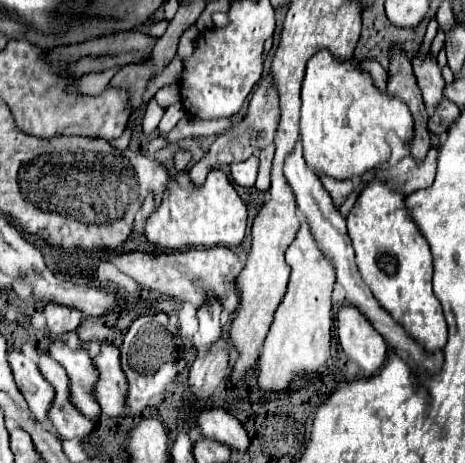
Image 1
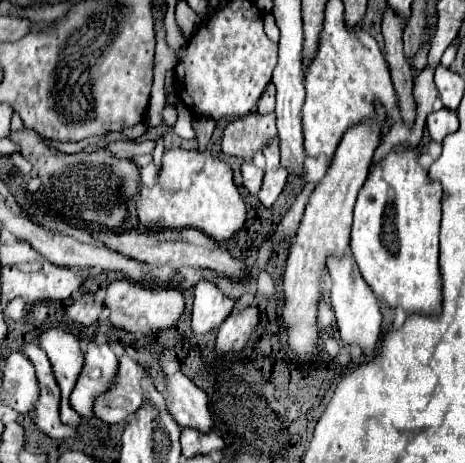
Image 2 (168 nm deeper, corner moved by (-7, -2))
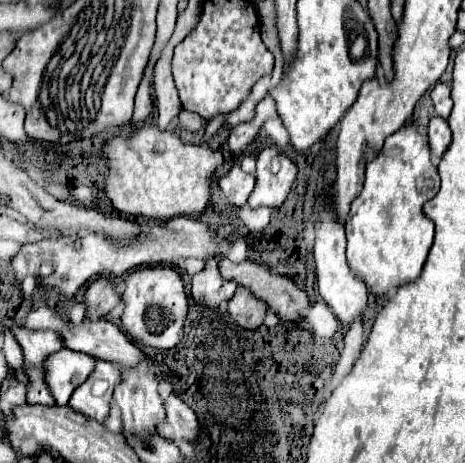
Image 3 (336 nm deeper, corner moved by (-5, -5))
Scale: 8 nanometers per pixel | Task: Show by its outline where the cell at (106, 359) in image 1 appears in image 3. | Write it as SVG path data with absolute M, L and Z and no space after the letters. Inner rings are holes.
M60 349L44 361L44 381L56 405L68 405L74 387L82 385L88 379L94 363L94 357L70 349Z

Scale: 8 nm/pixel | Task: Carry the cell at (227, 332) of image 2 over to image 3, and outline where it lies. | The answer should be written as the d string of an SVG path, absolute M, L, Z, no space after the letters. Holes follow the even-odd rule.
M238 287L234 297L228 301L228 313L242 329L256 329L262 325L268 305L250 293L246 287Z

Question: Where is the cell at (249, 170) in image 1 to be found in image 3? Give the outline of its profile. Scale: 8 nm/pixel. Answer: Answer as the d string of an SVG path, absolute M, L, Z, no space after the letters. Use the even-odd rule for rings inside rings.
M234 165L224 177L218 179L218 187L224 193L224 197L230 201L234 207L244 207L248 201L250 191L254 189L254 175L244 173L238 165Z

